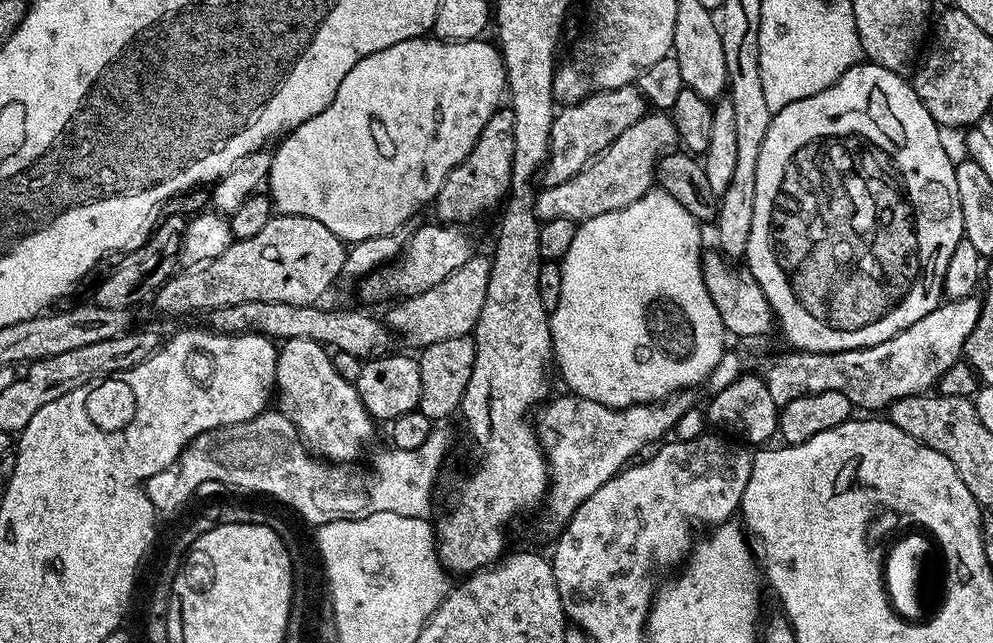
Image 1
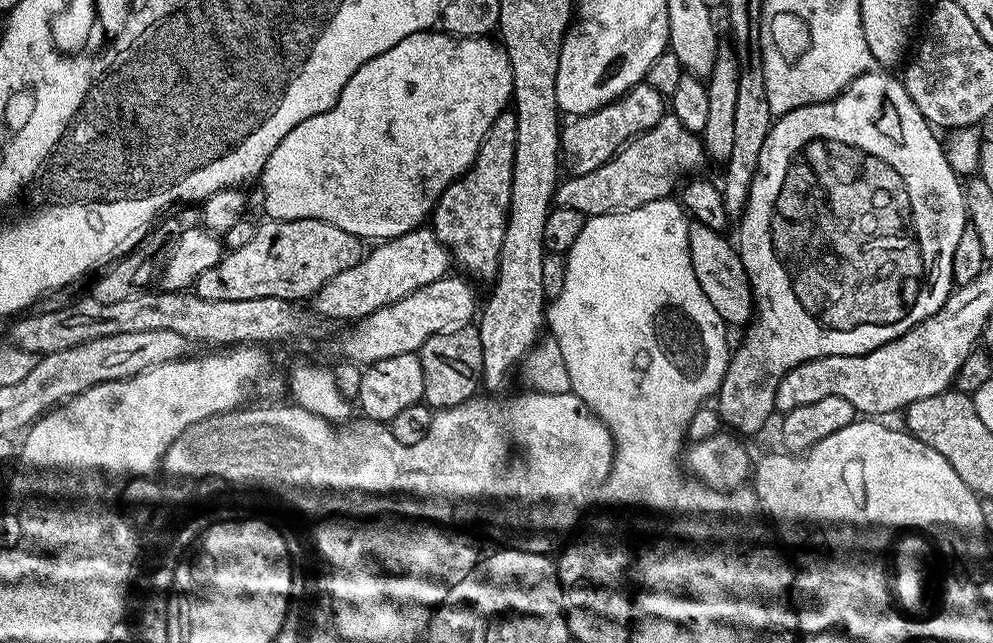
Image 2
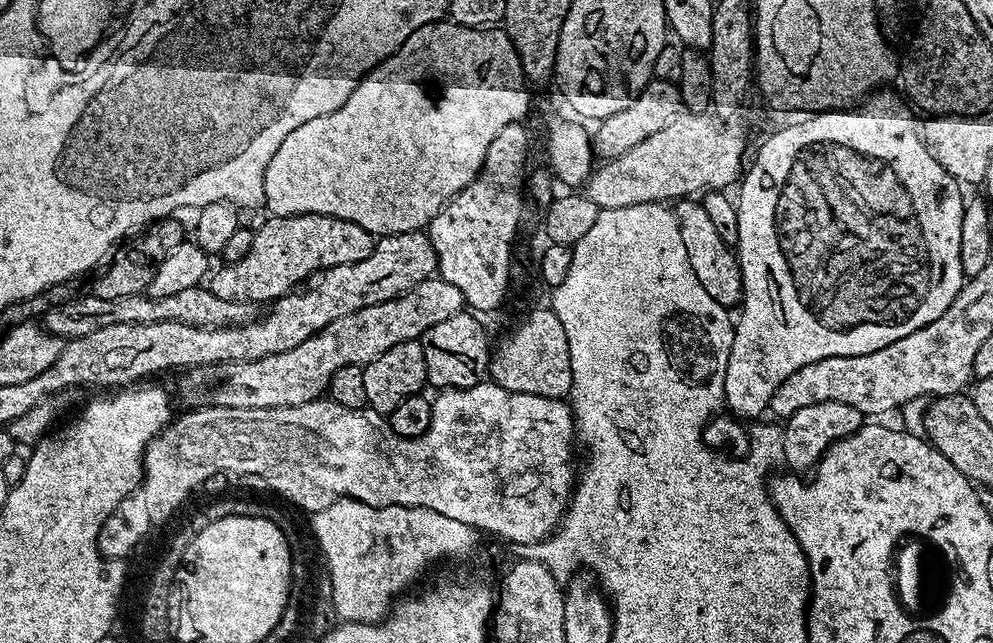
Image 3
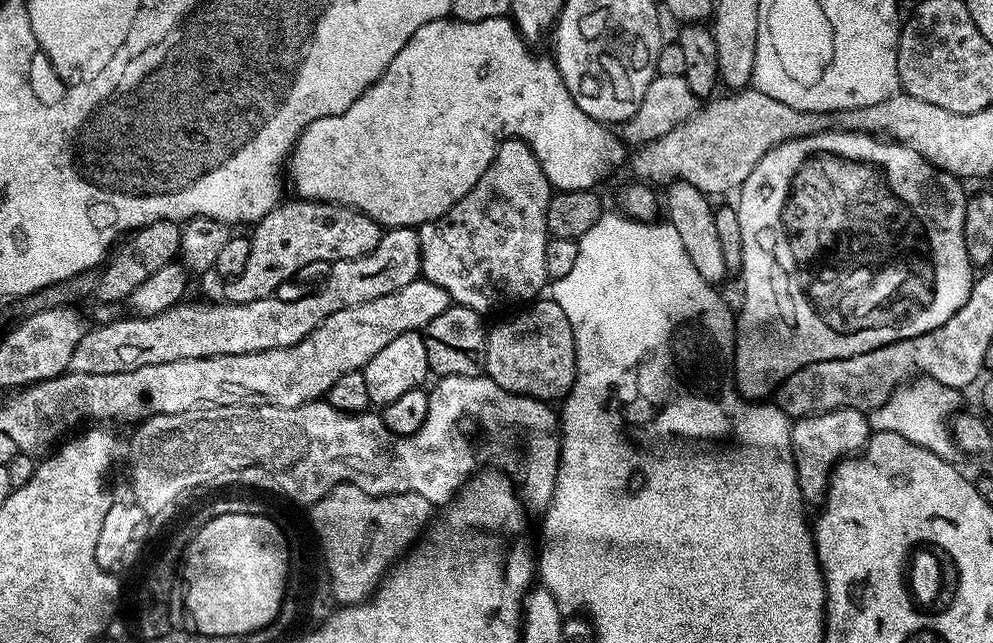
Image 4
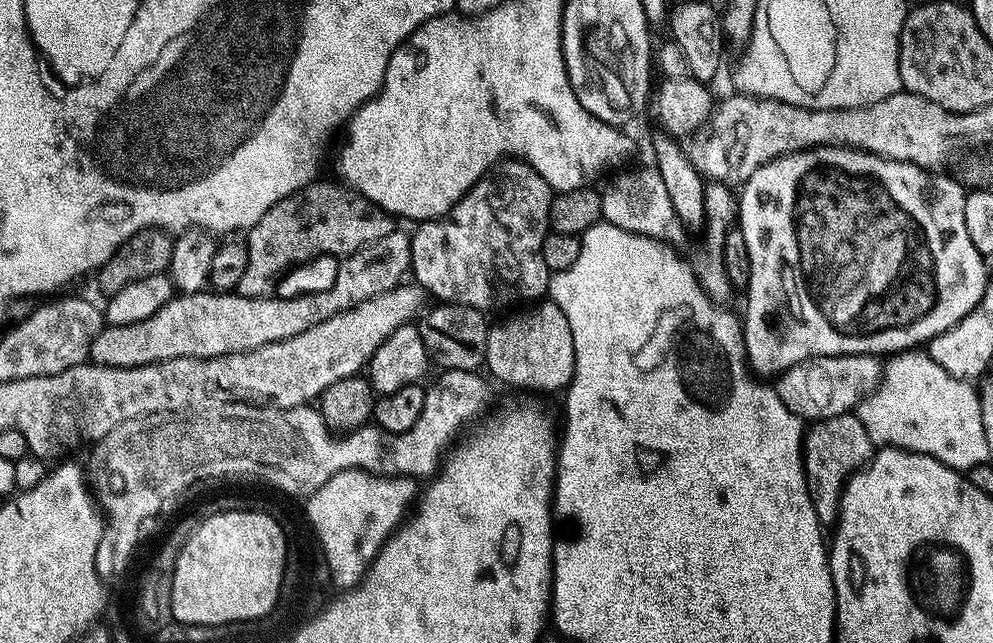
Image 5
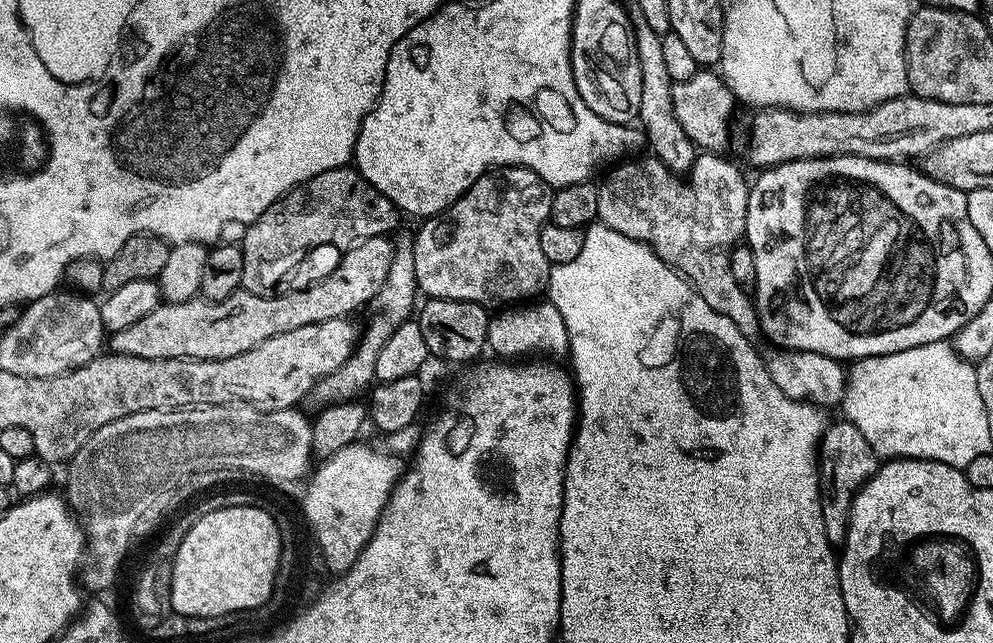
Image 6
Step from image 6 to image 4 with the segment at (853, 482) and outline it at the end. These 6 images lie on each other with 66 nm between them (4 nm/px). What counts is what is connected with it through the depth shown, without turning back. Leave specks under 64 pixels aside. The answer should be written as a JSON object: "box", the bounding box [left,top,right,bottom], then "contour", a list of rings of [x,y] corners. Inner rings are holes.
{"box":[790,408,872,505],"contour":[[[839,408],[792,420],[790,446],[794,458],[796,481],[800,487],[800,493],[809,505],[823,505],[824,497],[828,495],[828,481],[831,480],[832,471],[836,469],[836,465],[841,460],[859,453],[872,433],[869,417],[858,408]]]}

